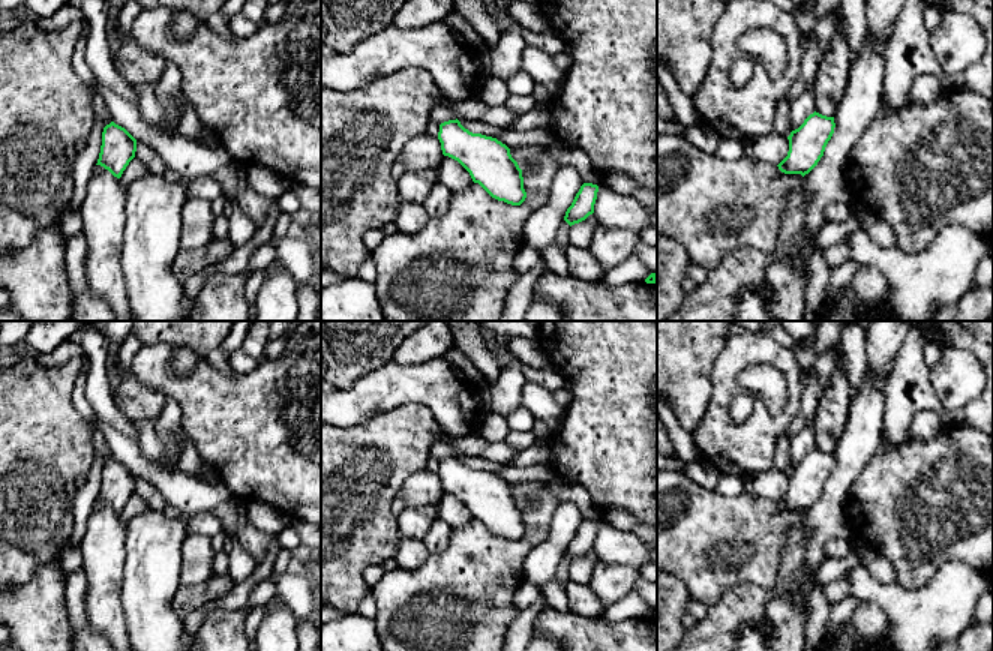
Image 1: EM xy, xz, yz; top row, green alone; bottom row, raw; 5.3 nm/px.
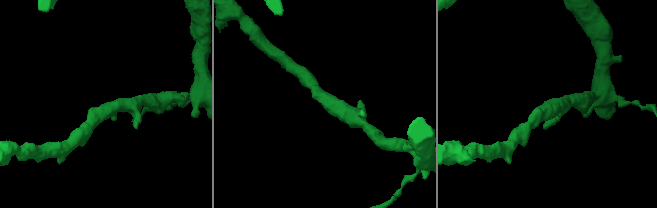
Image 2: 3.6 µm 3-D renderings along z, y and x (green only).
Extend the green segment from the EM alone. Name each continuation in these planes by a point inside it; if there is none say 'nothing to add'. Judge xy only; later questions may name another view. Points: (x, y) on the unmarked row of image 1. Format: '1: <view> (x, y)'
nothing to add

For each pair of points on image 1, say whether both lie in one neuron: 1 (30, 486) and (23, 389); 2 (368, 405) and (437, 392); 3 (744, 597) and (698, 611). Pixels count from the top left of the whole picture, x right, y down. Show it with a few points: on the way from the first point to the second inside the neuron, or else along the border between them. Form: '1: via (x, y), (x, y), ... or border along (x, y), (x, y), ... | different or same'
1: via (23, 462), (23, 413) | same
2: via (384, 392), (420, 392) | same
3: border along (710, 606), (710, 611), (696, 621) | different

